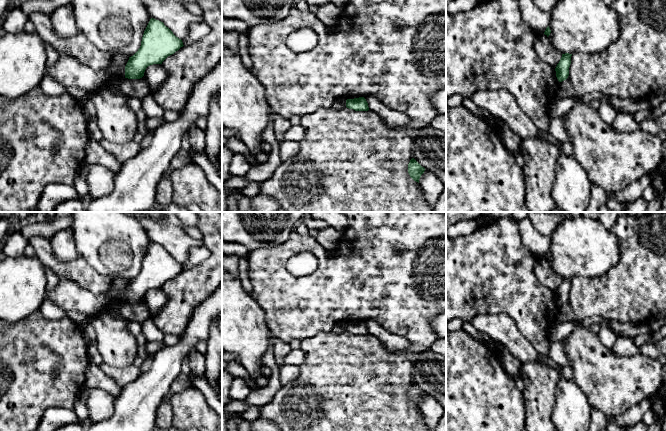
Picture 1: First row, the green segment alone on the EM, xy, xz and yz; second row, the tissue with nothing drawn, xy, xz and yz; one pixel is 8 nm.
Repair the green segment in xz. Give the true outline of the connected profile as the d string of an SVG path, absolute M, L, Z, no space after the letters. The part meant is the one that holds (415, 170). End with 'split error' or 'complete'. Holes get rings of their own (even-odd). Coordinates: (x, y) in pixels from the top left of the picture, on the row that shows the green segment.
M414 158L408 164L408 173L410 177L419 183L421 175L424 173L425 168L422 167Z; complete

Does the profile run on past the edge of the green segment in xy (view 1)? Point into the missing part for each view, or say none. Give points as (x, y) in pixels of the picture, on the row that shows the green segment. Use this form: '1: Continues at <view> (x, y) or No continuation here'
1: No continuation here

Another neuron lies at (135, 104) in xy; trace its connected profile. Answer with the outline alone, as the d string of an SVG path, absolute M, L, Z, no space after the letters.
M128 97L128 104L135 113L142 109L142 102L140 99Z

